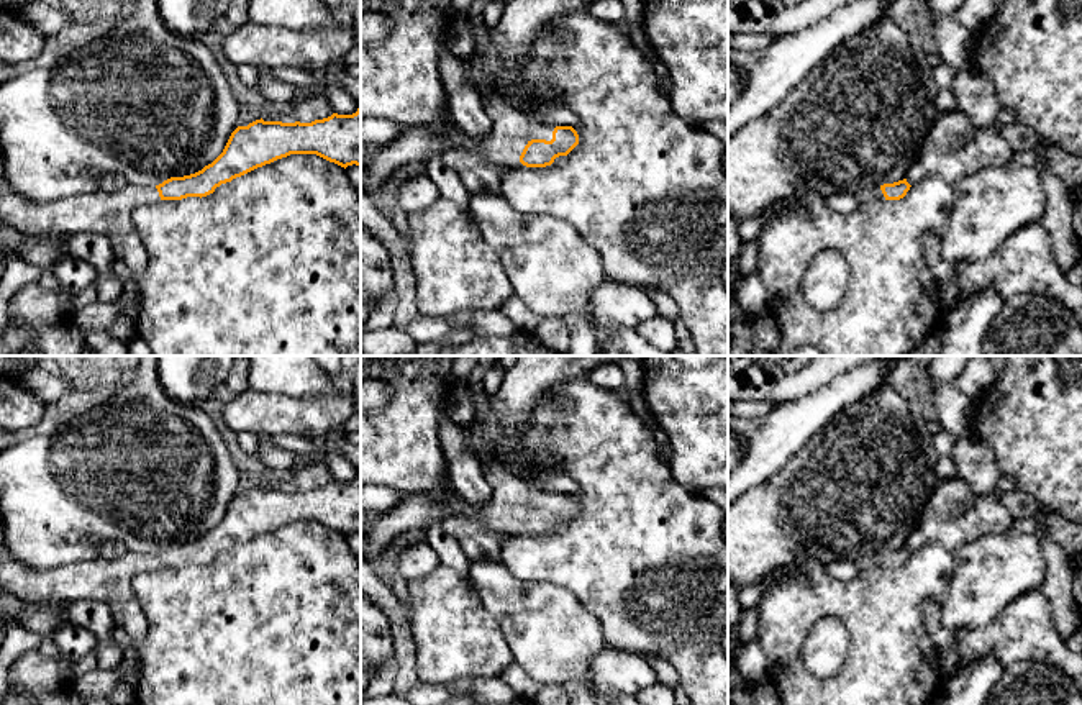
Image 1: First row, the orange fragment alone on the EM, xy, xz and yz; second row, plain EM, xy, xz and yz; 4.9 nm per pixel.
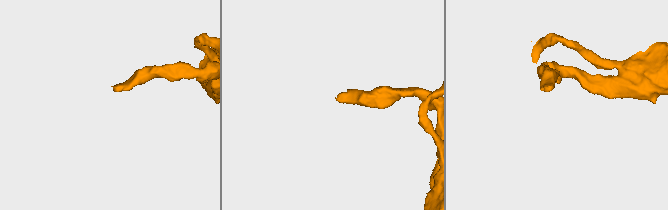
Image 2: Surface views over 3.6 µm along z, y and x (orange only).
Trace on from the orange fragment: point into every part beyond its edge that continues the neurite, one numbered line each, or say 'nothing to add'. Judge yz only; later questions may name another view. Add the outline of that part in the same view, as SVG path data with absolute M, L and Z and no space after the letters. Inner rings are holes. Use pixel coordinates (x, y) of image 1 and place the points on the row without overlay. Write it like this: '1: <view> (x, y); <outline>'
1: yz (871, 561); M867 554L856 561L859 571L872 571L875 567L885 567L880 554Z

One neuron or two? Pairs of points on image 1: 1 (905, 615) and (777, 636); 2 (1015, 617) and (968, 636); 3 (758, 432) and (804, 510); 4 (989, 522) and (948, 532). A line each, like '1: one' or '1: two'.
1: one
2: one
3: two
4: one

